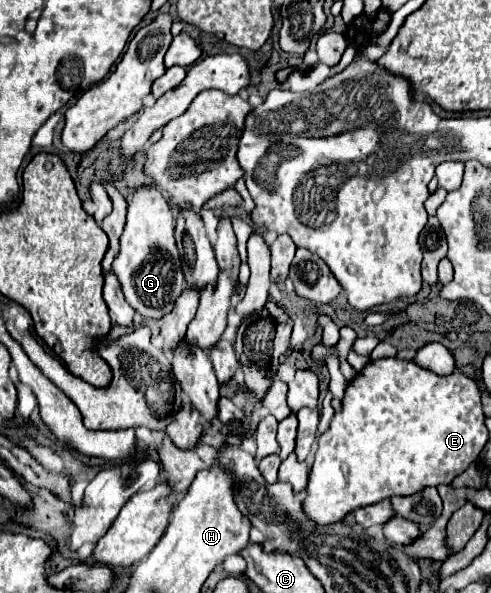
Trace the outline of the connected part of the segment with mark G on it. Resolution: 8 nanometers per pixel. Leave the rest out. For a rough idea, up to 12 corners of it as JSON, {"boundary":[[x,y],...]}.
{"boundary":[[156,187],[126,193],[112,271],[144,319],[172,311],[184,275]]}

